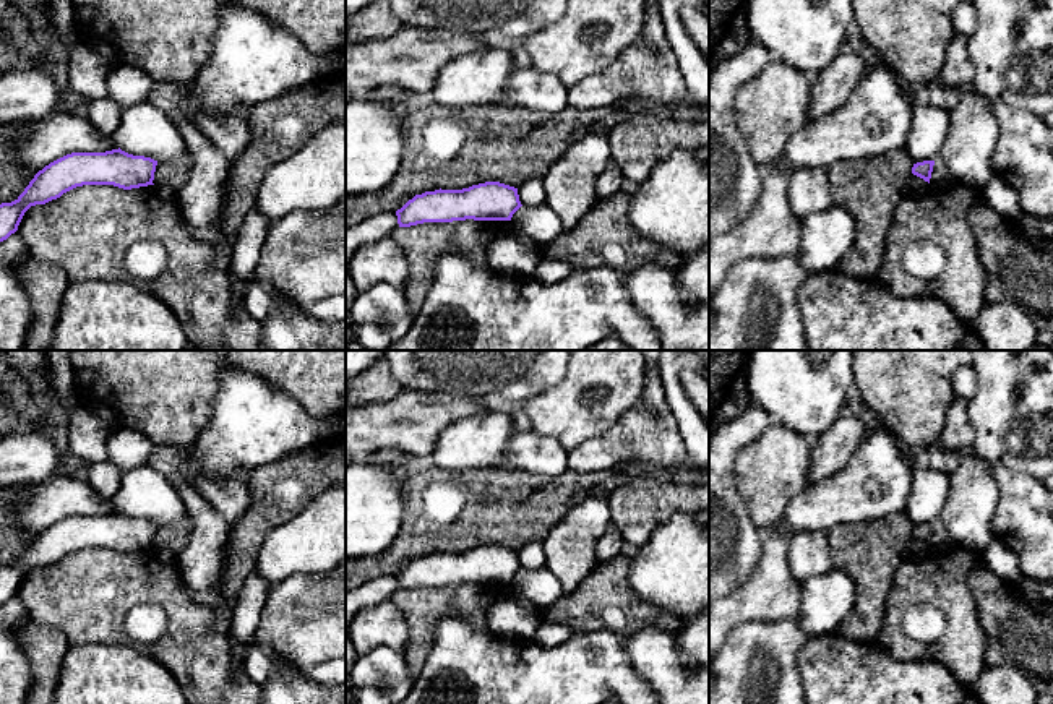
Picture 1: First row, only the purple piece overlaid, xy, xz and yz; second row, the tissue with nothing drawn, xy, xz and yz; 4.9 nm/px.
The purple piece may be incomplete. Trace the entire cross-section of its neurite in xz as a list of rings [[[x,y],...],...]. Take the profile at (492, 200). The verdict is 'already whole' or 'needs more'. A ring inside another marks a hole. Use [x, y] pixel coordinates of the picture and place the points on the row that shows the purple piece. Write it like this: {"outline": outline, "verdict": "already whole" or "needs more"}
{"outline": [[[485,182],[462,190],[435,190],[415,195],[396,211],[399,227],[423,222],[511,221],[521,208],[518,188]]], "verdict": "already whole"}

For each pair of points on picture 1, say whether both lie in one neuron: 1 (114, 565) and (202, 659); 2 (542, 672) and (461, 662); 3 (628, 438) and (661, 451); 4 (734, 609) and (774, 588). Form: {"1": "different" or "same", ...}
{"1": "same", "2": "same", "3": "same", "4": "same"}

